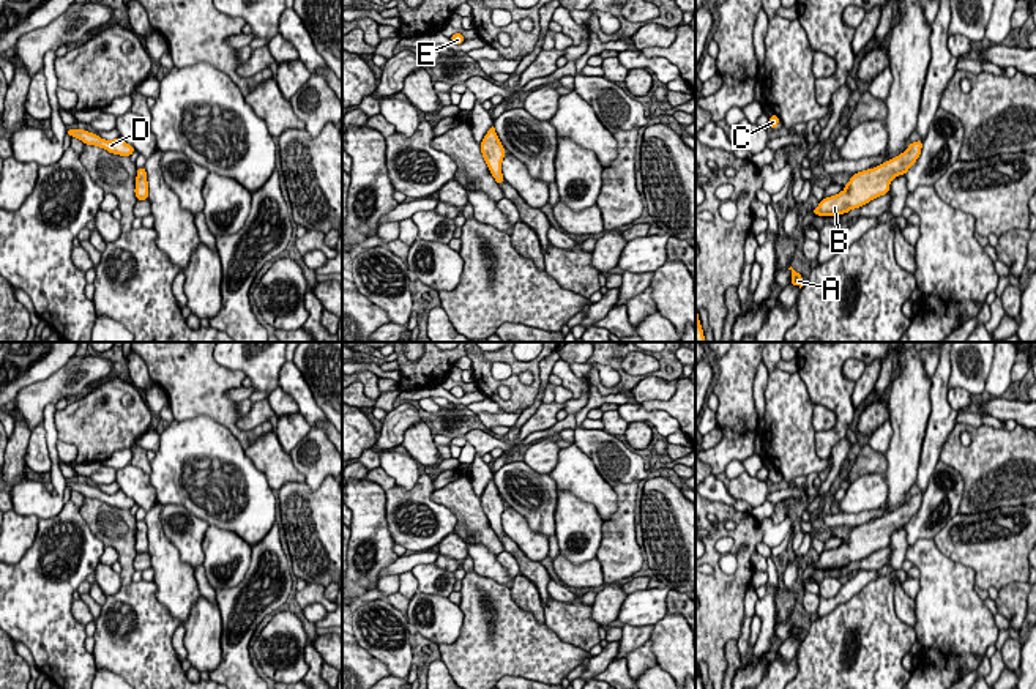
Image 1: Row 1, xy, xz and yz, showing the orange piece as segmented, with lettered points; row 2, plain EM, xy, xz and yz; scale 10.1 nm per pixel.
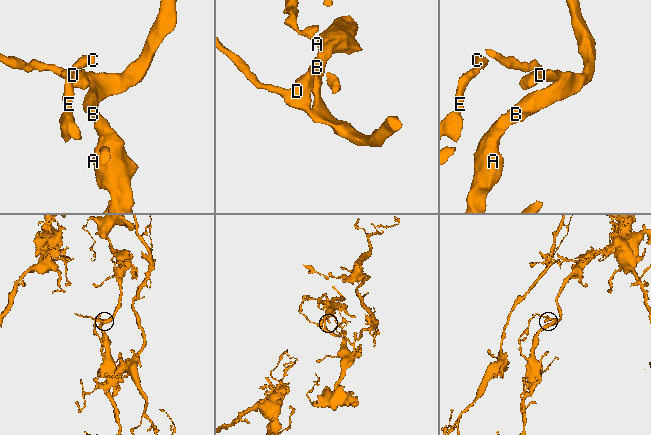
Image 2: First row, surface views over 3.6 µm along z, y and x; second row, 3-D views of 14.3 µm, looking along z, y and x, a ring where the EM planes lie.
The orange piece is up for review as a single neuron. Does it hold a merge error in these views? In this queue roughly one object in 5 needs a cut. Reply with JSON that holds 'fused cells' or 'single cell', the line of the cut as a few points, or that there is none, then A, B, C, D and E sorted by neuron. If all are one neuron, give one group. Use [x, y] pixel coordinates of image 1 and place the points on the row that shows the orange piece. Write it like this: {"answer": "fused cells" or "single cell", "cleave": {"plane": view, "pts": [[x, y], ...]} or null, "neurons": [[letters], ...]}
{"answer": "single cell", "cleave": null, "neurons": [["A", "B", "C", "D", "E"]]}

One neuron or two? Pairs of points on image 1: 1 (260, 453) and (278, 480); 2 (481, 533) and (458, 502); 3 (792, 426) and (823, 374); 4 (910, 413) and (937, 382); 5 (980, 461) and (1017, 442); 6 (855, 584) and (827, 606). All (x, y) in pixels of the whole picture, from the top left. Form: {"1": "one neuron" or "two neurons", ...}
{"1": "one neuron", "2": "one neuron", "3": "two neurons", "4": "two neurons", "5": "one neuron", "6": "one neuron"}

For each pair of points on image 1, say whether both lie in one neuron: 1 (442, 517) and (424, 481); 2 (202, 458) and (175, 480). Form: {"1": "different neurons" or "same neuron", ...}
{"1": "same neuron", "2": "same neuron"}

